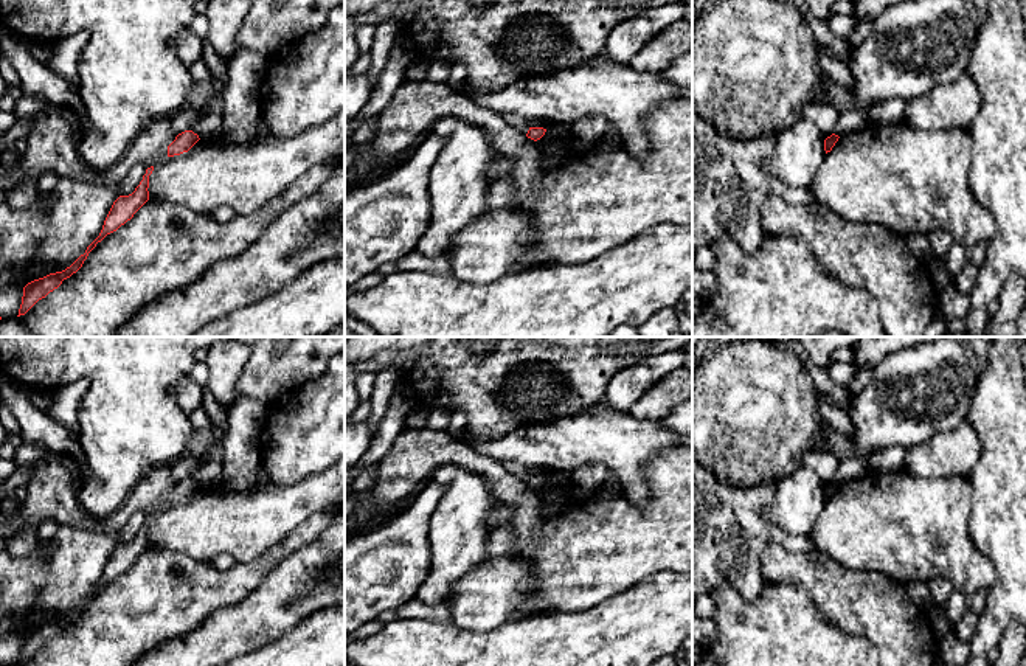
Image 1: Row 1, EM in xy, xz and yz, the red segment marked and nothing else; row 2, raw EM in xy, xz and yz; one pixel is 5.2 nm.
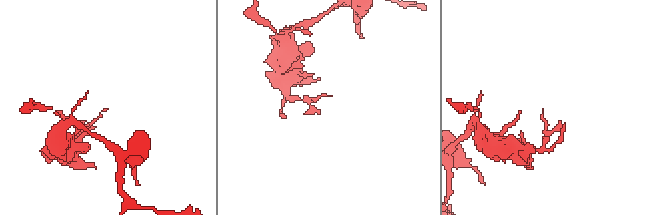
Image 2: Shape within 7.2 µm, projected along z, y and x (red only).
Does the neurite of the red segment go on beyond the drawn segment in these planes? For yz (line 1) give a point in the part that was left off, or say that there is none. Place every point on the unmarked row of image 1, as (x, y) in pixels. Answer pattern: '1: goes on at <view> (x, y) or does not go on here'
1: does not go on here

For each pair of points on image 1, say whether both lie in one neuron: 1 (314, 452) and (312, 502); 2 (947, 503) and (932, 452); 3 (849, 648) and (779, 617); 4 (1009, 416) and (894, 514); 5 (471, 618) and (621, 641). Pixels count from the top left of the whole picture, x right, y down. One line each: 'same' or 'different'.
1: different
2: different
3: same
4: different
5: different

